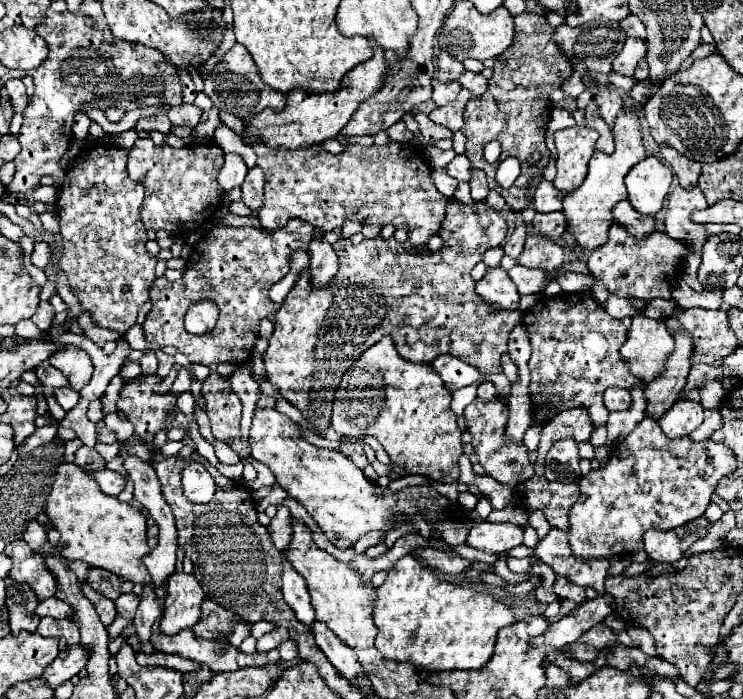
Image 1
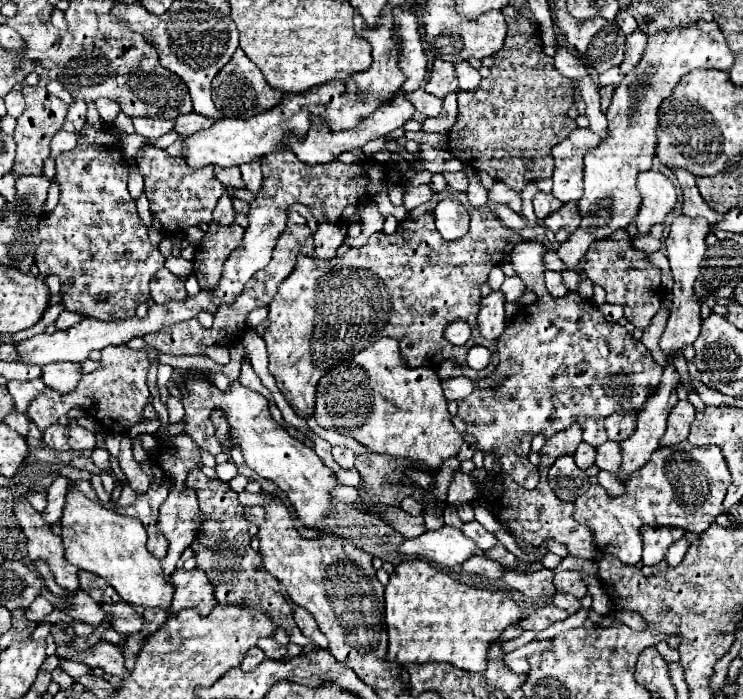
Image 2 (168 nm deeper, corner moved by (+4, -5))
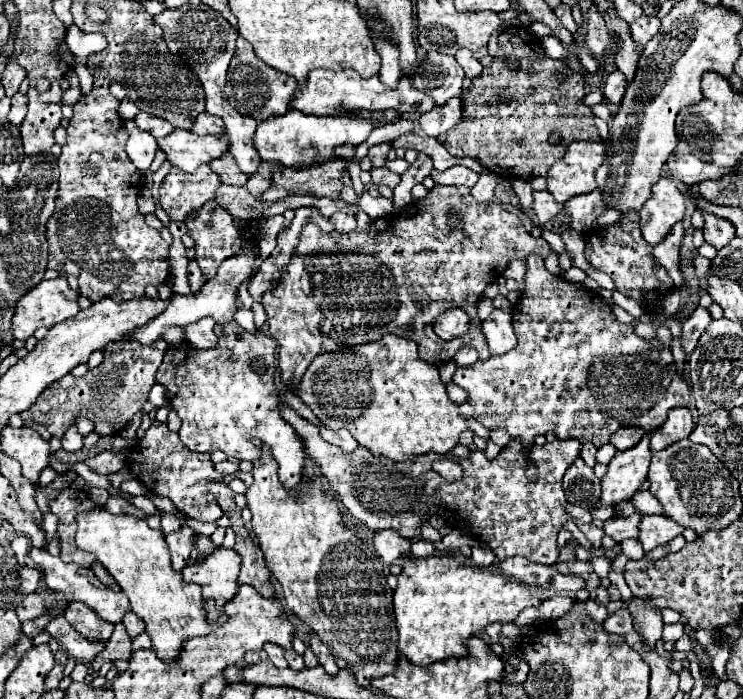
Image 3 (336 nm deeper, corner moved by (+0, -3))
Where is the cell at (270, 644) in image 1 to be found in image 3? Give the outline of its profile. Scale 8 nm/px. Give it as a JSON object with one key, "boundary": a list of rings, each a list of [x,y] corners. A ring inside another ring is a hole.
{"boundary":[[[266,644],[264,650],[266,650],[266,654],[268,654],[268,660],[270,660],[276,668],[286,668],[286,666],[288,666],[286,660],[284,660],[284,650],[282,650],[280,646],[276,646],[276,644]]]}

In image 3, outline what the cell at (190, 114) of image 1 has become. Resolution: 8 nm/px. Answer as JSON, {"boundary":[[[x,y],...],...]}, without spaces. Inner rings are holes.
{"boundary":[[[202,112],[194,120],[192,132],[198,134],[198,136],[204,136],[204,134],[220,134],[220,132],[224,132],[224,122],[220,122],[220,118],[216,118],[216,116],[208,114],[208,112]]]}

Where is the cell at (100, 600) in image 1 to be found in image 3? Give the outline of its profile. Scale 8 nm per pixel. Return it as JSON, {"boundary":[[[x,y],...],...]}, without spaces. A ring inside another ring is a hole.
{"boundary":[[[70,602],[64,618],[68,618],[68,622],[86,638],[92,640],[108,640],[114,624],[102,620],[98,614],[94,614],[92,610],[88,610],[88,606],[84,602]]]}

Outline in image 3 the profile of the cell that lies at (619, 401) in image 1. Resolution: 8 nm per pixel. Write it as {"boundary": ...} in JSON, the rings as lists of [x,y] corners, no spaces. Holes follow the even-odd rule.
{"boundary":[[[624,426],[612,434],[610,444],[614,444],[618,450],[628,450],[642,438],[642,434],[644,430],[638,426]]]}

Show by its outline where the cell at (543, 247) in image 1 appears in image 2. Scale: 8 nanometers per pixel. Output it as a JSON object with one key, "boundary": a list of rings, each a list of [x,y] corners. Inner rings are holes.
{"boundary":[[[522,242],[512,250],[510,262],[516,270],[516,276],[522,278],[525,285],[534,286],[532,290],[538,294],[538,300],[516,310],[510,318],[508,328],[496,342],[499,357],[496,369],[484,380],[474,382],[474,390],[470,396],[458,400],[458,416],[466,422],[466,432],[476,436],[478,448],[482,452],[494,450],[500,458],[502,472],[506,472],[514,482],[528,490],[536,488],[540,480],[536,466],[526,462],[532,436],[542,434],[548,438],[576,422],[584,432],[584,442],[590,446],[600,446],[608,440],[604,430],[606,416],[610,416],[612,412],[640,412],[640,408],[644,408],[644,400],[648,400],[648,396],[640,396],[640,382],[634,382],[640,374],[636,364],[642,358],[648,358],[648,366],[652,364],[652,370],[648,368],[648,392],[656,390],[662,372],[662,366],[654,362],[646,346],[640,340],[634,340],[634,336],[624,326],[608,322],[592,300],[584,300],[578,292],[570,291],[564,298],[550,296],[544,288],[544,254],[546,246],[540,242]]]}

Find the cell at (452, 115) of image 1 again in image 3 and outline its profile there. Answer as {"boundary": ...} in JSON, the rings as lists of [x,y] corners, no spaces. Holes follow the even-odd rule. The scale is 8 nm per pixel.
{"boundary":[[[450,98],[444,106],[436,106],[436,110],[422,114],[420,126],[428,136],[436,138],[440,134],[446,134],[450,128],[454,128],[460,118],[462,118],[462,100]]]}

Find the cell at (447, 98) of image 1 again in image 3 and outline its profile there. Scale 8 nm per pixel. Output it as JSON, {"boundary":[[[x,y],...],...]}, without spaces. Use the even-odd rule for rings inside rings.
{"boundary":[[[312,70],[312,74],[308,74],[308,86],[304,86],[304,90],[296,90],[294,98],[290,100],[290,108],[296,108],[304,114],[312,114],[312,116],[336,116],[336,114],[344,114],[348,116],[350,112],[356,110],[368,110],[368,112],[384,112],[384,110],[396,110],[400,114],[404,112],[416,112],[416,114],[424,114],[428,110],[432,110],[436,104],[434,100],[416,90],[412,86],[410,78],[402,78],[398,82],[396,88],[388,88],[382,84],[382,80],[378,76],[372,78],[362,78],[360,74],[356,74],[356,70],[340,70],[340,72],[330,72],[330,70]]]}

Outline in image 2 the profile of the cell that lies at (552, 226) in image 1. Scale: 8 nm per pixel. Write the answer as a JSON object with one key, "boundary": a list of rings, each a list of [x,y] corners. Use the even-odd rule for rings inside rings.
{"boundary":[[[566,202],[560,210],[556,210],[554,214],[550,214],[544,220],[546,228],[550,228],[552,232],[558,230],[566,230],[566,232],[574,232],[580,226],[580,212],[576,208],[576,202]]]}

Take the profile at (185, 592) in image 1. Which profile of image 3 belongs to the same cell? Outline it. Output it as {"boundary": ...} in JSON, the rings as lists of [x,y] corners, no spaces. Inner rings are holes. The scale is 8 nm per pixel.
{"boundary":[[[220,548],[212,552],[204,562],[194,562],[182,568],[181,574],[184,581],[200,584],[204,600],[212,598],[216,608],[220,608],[238,590],[238,570],[240,556],[234,550]]]}

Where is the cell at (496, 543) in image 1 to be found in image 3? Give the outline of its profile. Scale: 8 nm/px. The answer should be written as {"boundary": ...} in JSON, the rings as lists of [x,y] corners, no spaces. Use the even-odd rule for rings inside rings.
{"boundary":[[[382,530],[382,532],[376,532],[374,536],[374,548],[378,556],[388,564],[402,558],[402,554],[410,552],[410,546],[412,542],[408,538],[402,538],[394,530]]]}

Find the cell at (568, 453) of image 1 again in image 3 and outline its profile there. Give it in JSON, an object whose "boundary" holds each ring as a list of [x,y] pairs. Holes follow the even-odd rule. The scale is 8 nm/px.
{"boundary":[[[576,458],[574,464],[566,470],[562,486],[568,502],[582,508],[592,508],[602,494],[600,480],[596,478],[594,470],[584,464],[582,458]]]}

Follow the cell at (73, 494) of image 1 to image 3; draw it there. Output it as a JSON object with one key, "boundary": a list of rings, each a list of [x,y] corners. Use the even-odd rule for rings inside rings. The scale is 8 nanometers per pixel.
{"boundary":[[[88,510],[80,512],[76,516],[78,532],[76,532],[76,546],[84,552],[90,552],[96,556],[96,560],[112,574],[112,578],[118,582],[122,592],[130,600],[130,610],[138,614],[146,622],[146,632],[152,638],[152,648],[158,652],[162,660],[172,660],[176,658],[176,652],[180,650],[184,638],[190,636],[204,636],[212,632],[212,626],[206,624],[206,612],[204,612],[204,600],[202,600],[202,590],[196,584],[188,584],[182,580],[180,572],[174,572],[170,566],[170,554],[168,546],[164,542],[164,534],[160,530],[152,530],[146,520],[140,520],[136,516],[120,514],[114,516],[108,510]]]}

